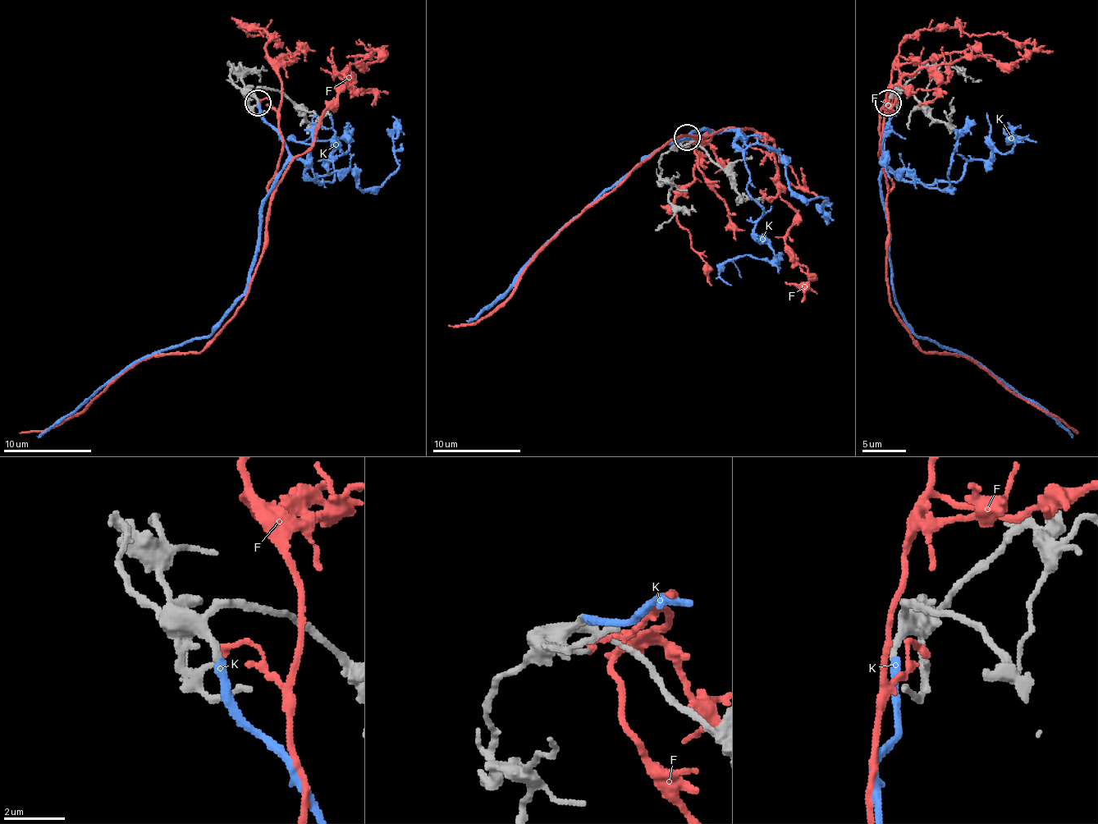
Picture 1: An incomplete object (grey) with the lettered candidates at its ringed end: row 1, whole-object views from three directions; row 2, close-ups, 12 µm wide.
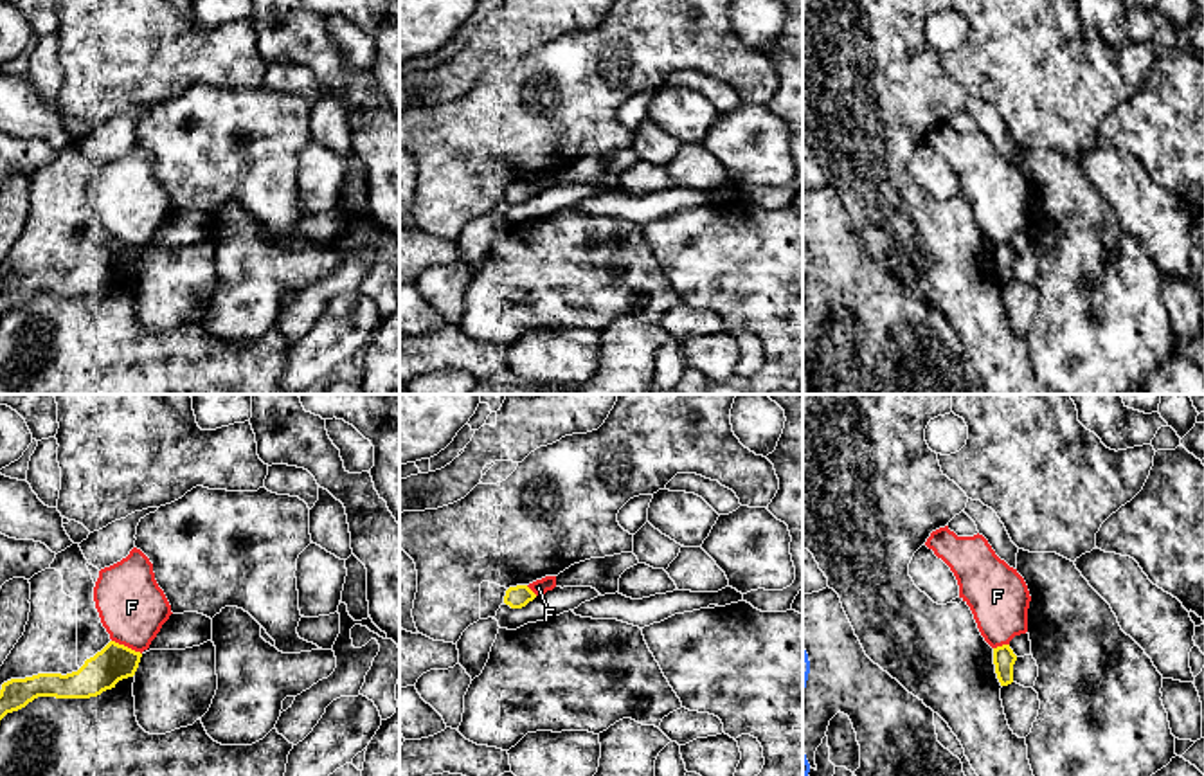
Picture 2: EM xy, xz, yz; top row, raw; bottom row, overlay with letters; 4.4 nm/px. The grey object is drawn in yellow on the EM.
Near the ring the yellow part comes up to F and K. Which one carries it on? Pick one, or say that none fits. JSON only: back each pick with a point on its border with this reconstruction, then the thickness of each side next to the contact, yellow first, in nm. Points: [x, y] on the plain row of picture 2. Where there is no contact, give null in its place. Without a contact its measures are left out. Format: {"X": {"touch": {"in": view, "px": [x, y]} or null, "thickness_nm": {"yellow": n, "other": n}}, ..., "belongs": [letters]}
{"K": {"touch": null}, "belongs": ["K"]}

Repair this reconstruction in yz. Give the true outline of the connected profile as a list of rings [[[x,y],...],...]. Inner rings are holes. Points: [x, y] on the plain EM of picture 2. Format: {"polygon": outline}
{"polygon": [[[1010,241],[993,245],[993,261],[995,261],[995,270],[997,270],[1001,283],[1008,283],[1013,279],[1015,257],[1017,257],[1017,252],[1010,245]]]}

